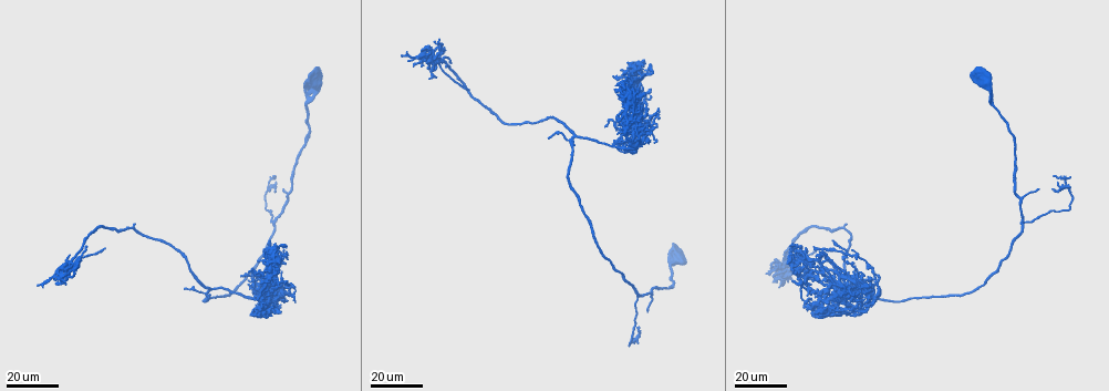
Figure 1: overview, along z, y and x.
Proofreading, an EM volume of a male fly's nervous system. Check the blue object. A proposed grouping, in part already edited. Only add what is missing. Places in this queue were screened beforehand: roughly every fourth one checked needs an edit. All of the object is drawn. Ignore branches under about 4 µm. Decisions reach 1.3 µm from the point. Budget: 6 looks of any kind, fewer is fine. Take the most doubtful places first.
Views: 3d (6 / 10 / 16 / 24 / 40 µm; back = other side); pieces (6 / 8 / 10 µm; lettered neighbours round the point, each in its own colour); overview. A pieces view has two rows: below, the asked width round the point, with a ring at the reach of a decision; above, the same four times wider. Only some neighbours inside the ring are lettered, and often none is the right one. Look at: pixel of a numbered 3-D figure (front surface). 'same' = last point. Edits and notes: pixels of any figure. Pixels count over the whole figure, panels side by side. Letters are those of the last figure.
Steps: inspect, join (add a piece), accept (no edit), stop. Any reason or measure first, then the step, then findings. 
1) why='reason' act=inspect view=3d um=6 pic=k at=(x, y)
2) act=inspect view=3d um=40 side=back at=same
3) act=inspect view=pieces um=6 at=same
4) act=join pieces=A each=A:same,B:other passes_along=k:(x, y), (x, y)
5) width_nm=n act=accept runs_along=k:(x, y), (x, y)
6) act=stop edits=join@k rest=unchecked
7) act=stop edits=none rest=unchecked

why='branch stops here' act=inspect view=3d um=24 pic=1 at=(648, 312)

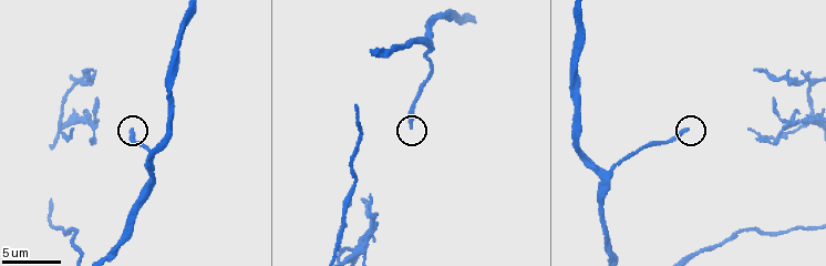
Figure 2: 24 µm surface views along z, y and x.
why='what lies round it' act=inspect view=pieces um=6 pic=2 at=(134, 128)

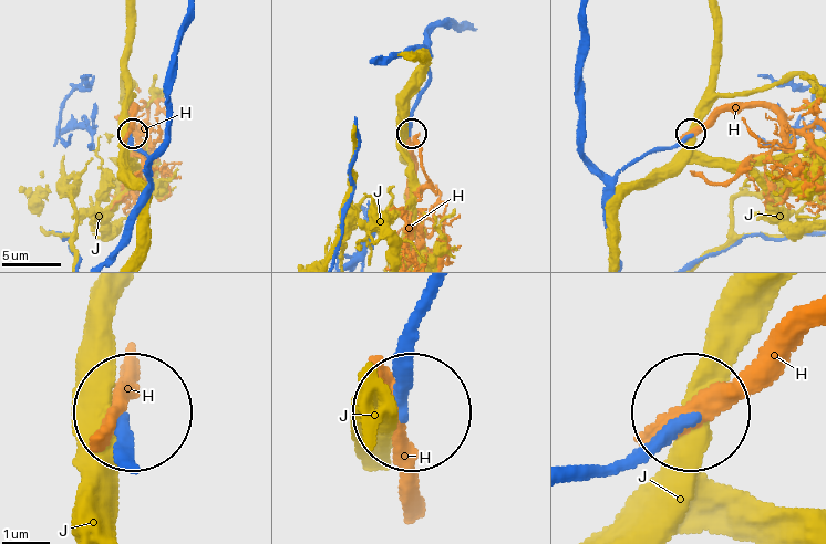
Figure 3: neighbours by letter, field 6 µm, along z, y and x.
act=accept each=H:other,J:other found='no lettered piece goes on from it'

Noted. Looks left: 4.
why='branch stops here' act=inspect view=3d um=24 pic=1 at=(854, 286)

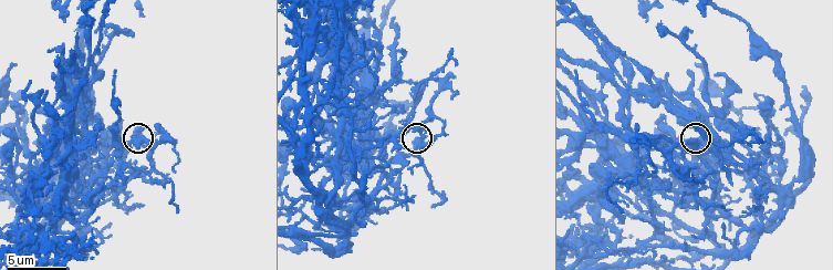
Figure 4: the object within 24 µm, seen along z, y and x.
act=inspect view=pieces um=6 pic=4 at=(145, 126)

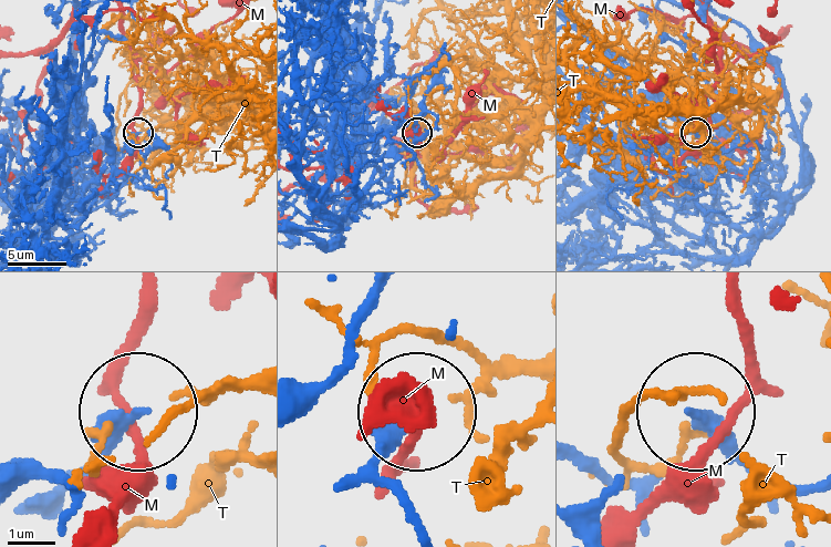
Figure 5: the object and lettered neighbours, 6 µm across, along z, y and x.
act=accept each=M:other,T:other found='no lettered piece goes on from it'

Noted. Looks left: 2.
why='thin end' act=inspect view=3d um=16 pic=1 at=(258, 300)

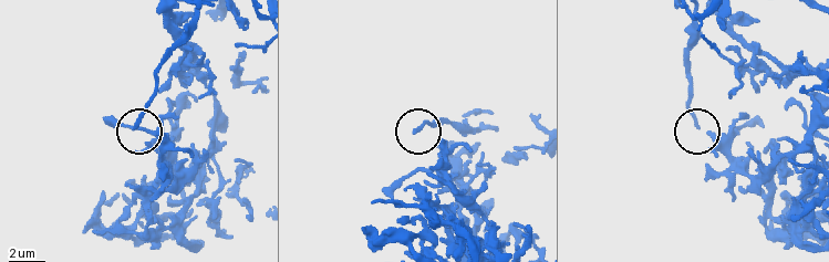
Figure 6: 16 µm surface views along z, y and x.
act=inspect view=pieces um=10 pic=6 at=(413, 132)

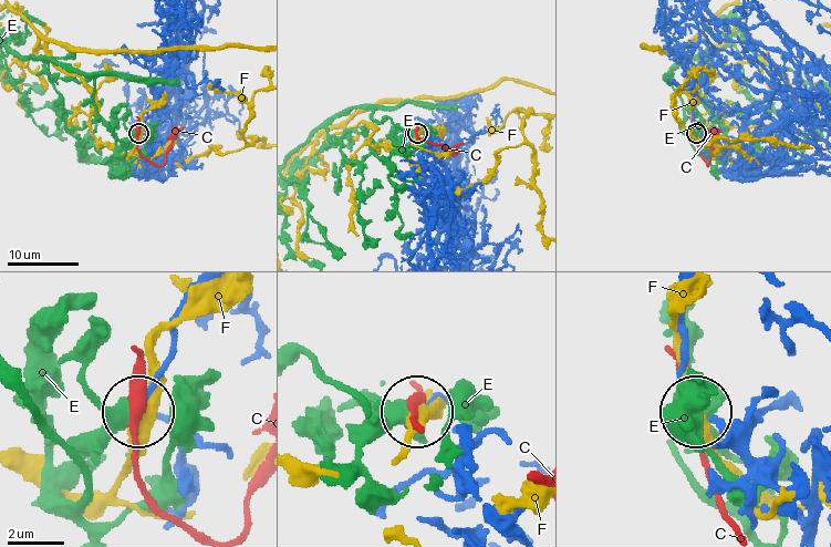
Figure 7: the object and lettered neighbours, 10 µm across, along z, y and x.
width_nm=170 act=accept each=C:other,E:other,F:other runs_along=7:(199, 291), (177, 320), (170, 363), (142, 411) found='none of them fits'

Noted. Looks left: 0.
act=stop edits=none rest=unchecked

